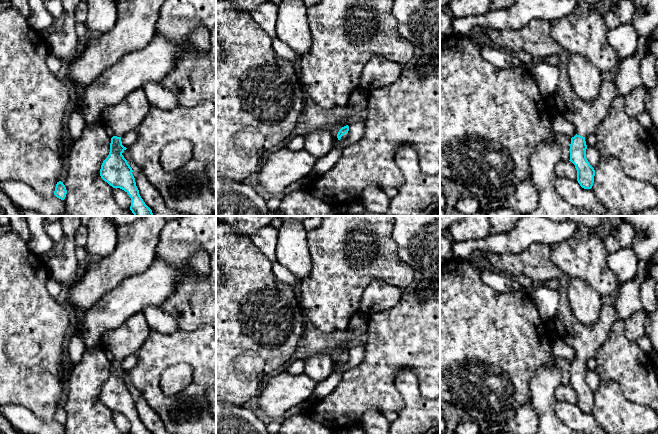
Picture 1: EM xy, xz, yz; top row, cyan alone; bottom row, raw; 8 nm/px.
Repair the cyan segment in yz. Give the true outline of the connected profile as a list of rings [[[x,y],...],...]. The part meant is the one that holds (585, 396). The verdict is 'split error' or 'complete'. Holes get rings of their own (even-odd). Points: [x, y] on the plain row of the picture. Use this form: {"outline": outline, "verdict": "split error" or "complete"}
{"outline": [[[534,243],[520,254],[508,253],[503,256],[488,252],[482,255],[501,273],[511,276],[525,275],[531,280],[540,281],[542,283],[548,280],[557,280],[560,283],[558,289],[560,304],[552,321],[557,330],[557,337],[567,341],[569,346],[571,346],[576,353],[576,359],[571,362],[569,385],[575,389],[577,405],[582,412],[591,413],[594,407],[595,394],[586,382],[587,369],[585,362],[595,357],[598,348],[602,346],[607,339],[612,325],[619,319],[619,314],[614,306],[603,304],[599,312],[599,318],[593,325],[586,326],[580,322],[573,314],[568,301],[568,286],[571,278],[552,262],[551,254],[552,247],[544,243]]], "verdict": "split error"}

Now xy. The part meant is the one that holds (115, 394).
{"outline": [[[137,312],[128,318],[120,327],[106,331],[101,340],[104,350],[109,350],[114,355],[111,362],[110,376],[103,385],[100,393],[101,402],[113,412],[124,414],[131,422],[130,434],[151,434],[143,425],[136,410],[135,402],[132,398],[133,394],[124,382],[122,377],[127,373],[122,369],[121,362],[130,354],[135,353],[139,347],[148,338],[151,331],[150,326],[142,312]]], "verdict": "split error"}

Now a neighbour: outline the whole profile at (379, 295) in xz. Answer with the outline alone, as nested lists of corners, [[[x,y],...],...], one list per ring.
[[[375,280],[364,290],[359,311],[367,317],[388,310],[400,302],[402,294],[402,289],[382,280]]]

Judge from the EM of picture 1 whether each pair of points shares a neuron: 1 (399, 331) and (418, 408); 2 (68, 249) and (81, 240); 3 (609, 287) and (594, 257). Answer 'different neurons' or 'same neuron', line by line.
1: different neurons
2: different neurons
3: same neuron

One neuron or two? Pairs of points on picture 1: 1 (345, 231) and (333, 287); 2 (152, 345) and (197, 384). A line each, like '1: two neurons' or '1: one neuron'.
1: one neuron
2: one neuron

